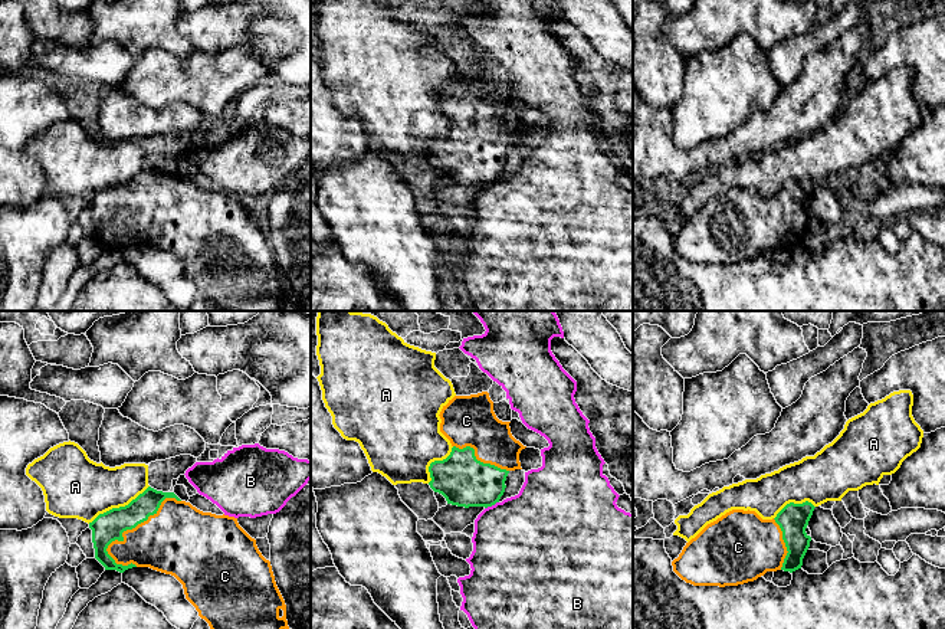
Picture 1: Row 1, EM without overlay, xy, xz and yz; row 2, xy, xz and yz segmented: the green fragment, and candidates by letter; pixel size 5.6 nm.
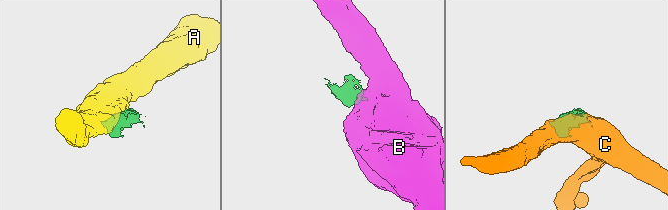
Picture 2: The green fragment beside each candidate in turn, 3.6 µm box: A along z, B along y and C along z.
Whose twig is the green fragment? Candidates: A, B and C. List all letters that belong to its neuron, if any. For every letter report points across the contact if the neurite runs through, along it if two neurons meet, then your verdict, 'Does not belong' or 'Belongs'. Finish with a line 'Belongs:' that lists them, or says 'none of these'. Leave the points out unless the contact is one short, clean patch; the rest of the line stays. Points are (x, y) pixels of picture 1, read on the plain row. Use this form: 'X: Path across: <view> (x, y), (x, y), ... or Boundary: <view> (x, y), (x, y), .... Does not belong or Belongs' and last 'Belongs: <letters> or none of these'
A: Does not belong
B: Boundary: xz (498, 179), (485, 186). Does not belong
C: Belongs
Belongs: C

